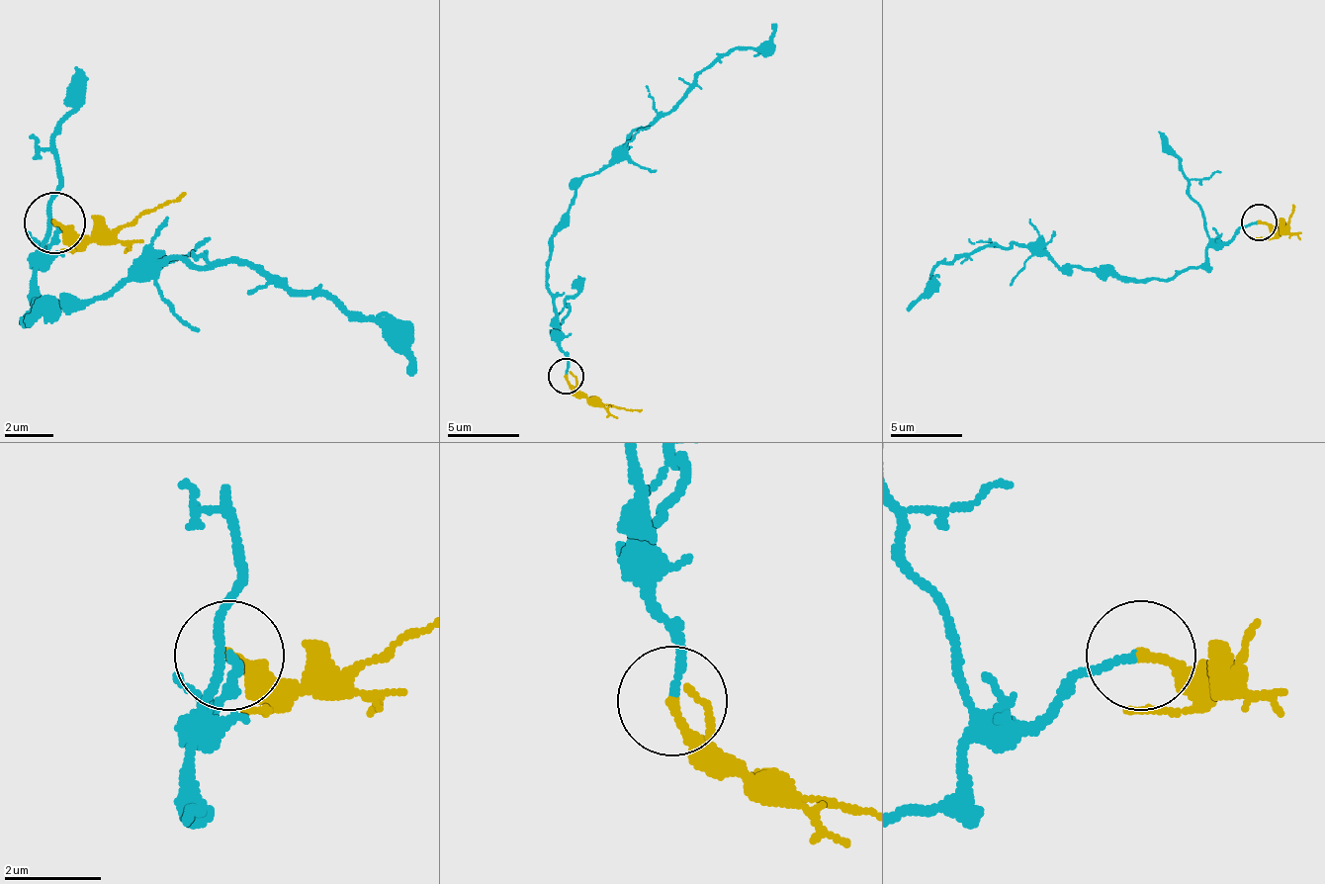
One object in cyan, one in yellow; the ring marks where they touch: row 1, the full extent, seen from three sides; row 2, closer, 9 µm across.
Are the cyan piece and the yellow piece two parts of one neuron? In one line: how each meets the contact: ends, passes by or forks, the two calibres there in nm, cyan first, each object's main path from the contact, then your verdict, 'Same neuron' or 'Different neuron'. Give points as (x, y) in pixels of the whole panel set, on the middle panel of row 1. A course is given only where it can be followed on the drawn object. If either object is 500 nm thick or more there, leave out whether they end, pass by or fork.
At the ring cyan ends. At the ring yellow ends. Thickness 160 nm (cyan) against 190 nm. Course of cyan: (567, 377), (548, 237), (574, 187), (706, 69), (738, 47), (759, 47), (777, 23). Course of yellow: (567, 377), (591, 398), (642, 412). Same neuron

